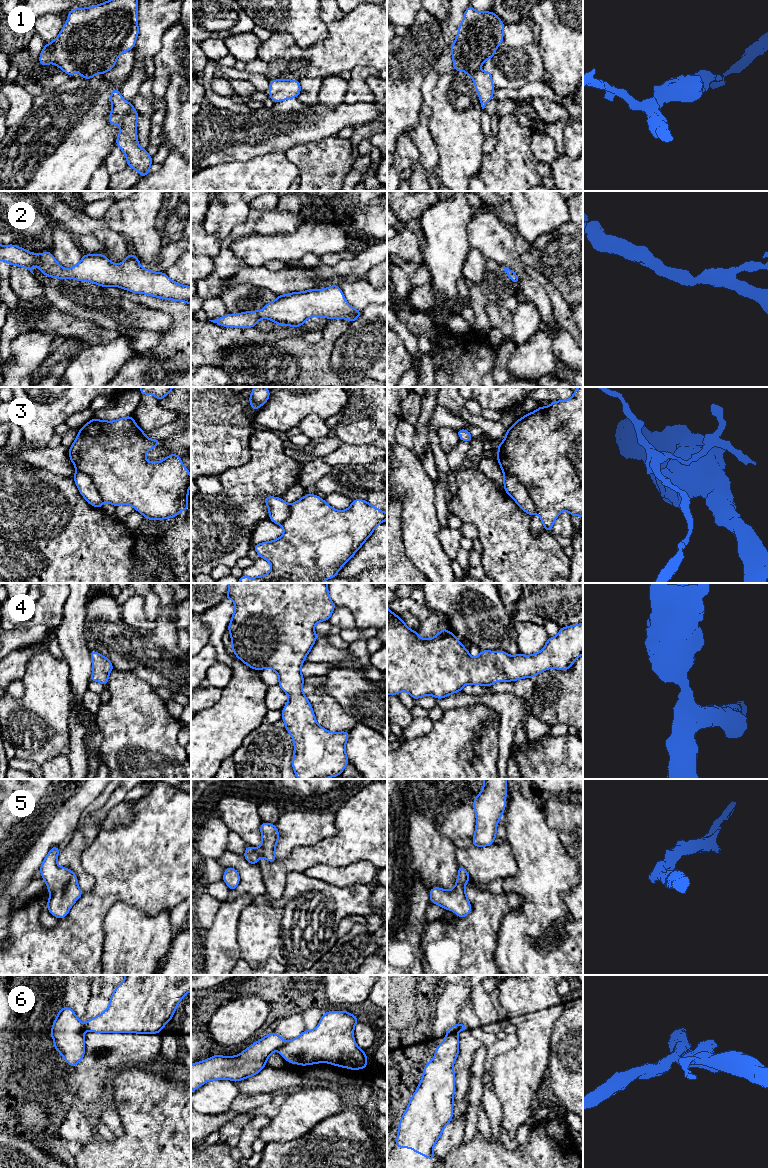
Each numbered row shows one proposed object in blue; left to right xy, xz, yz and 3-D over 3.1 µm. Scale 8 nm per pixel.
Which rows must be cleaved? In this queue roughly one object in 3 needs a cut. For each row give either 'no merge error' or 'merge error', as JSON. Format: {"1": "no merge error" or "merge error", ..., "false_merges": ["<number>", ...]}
{"1": "no merge error", "2": "no merge error", "3": "merge error", "4": "no merge error", "5": "no merge error", "6": "merge error", "false_merges": ["3", "6"]}

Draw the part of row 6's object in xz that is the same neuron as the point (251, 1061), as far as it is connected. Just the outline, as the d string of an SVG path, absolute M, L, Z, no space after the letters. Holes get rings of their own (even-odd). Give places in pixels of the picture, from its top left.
M272 1032L251 1044L239 1055L225 1057L215 1054L191 1064L191 1092L212 1080L228 1079L238 1082L255 1076L266 1066L269 1056L283 1044L282 1037Z

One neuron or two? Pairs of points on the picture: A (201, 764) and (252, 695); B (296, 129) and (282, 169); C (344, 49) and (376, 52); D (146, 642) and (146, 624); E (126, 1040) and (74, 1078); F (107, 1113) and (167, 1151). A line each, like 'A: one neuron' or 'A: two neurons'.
A: one neuron
B: two neurons
C: one neuron
D: two neurons
E: one neuron
F: two neurons

